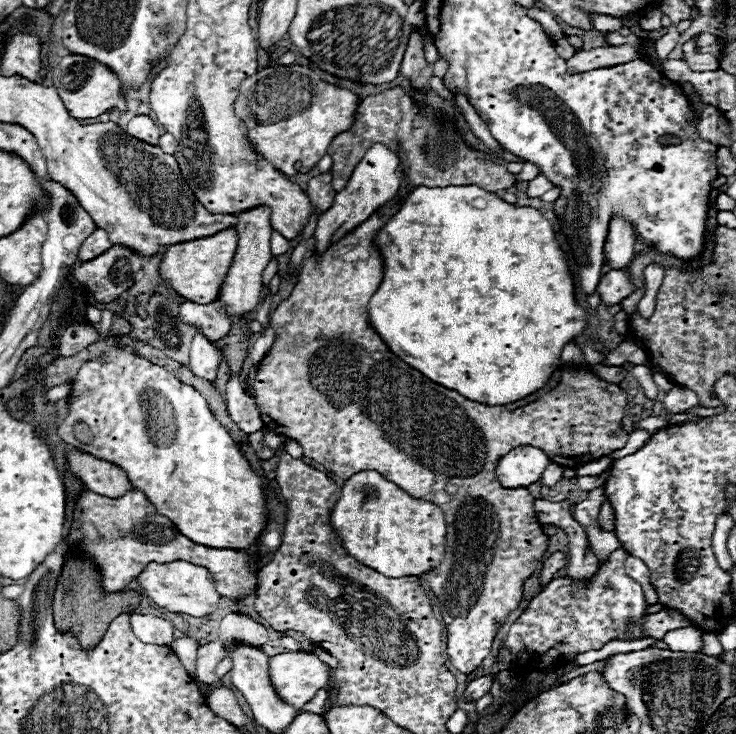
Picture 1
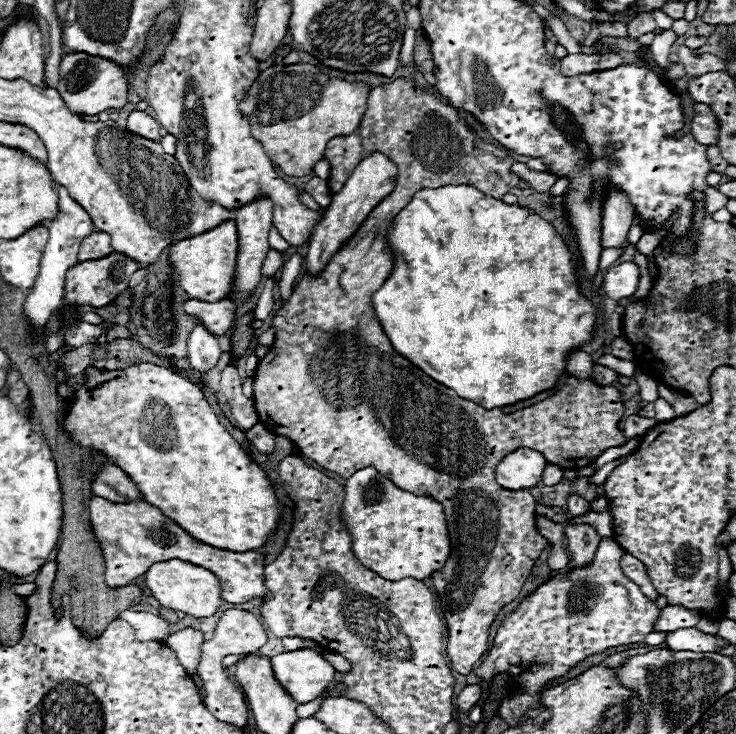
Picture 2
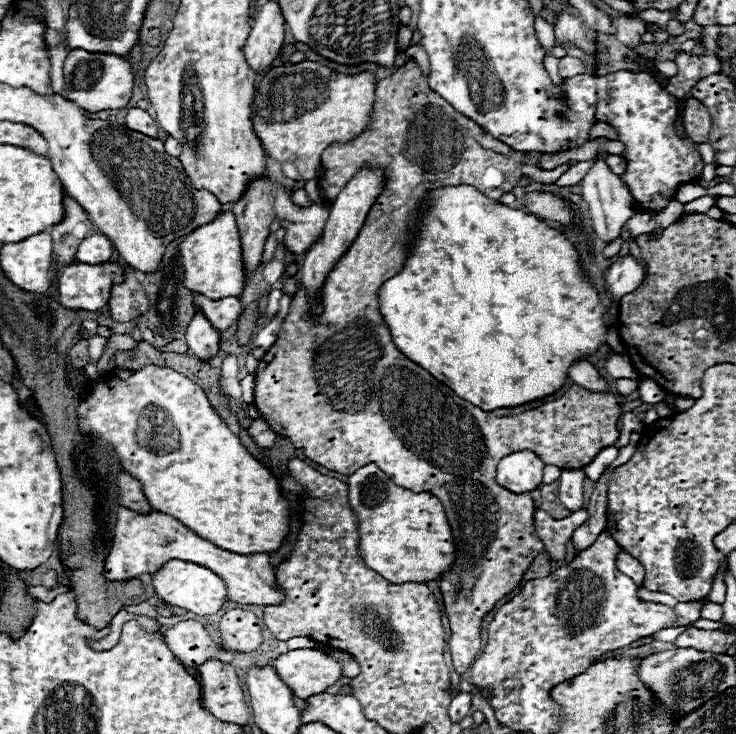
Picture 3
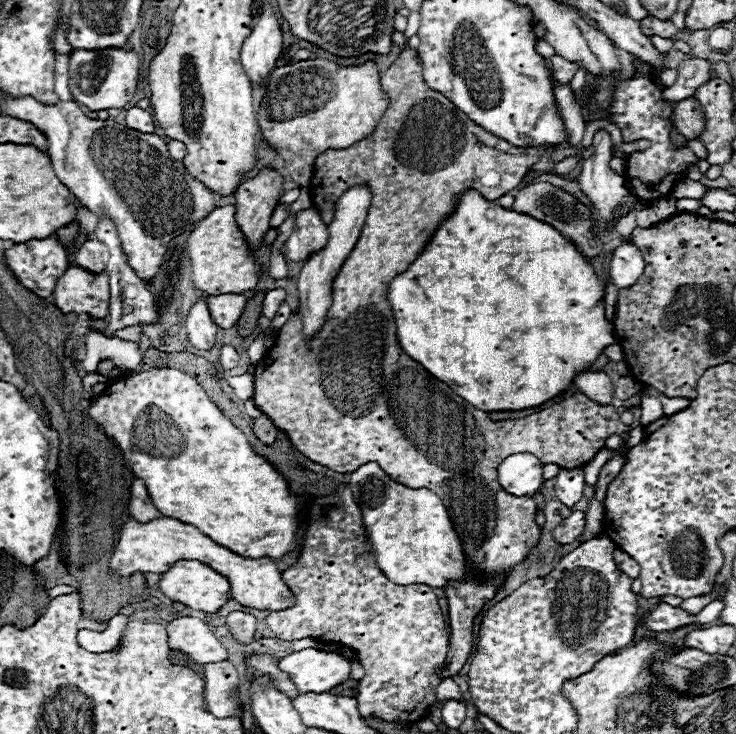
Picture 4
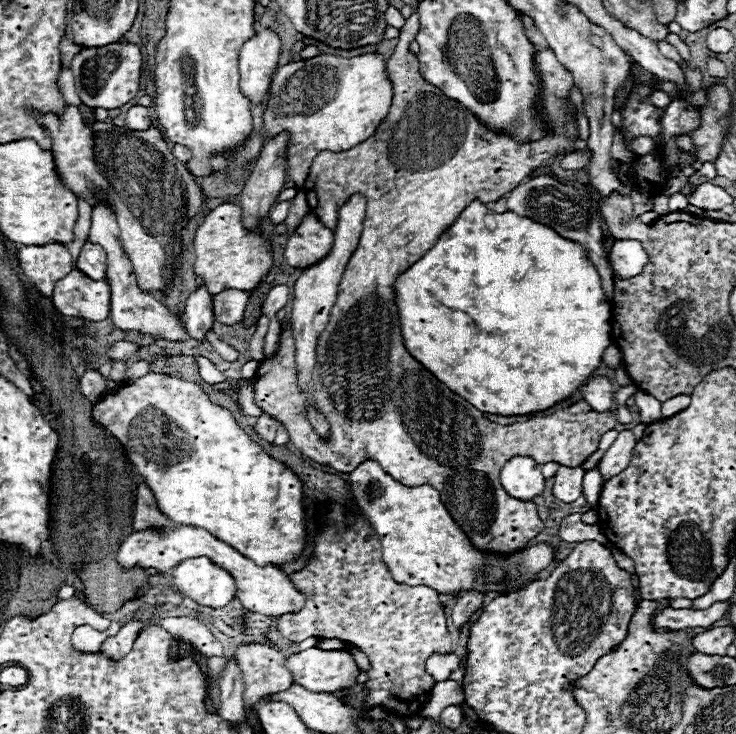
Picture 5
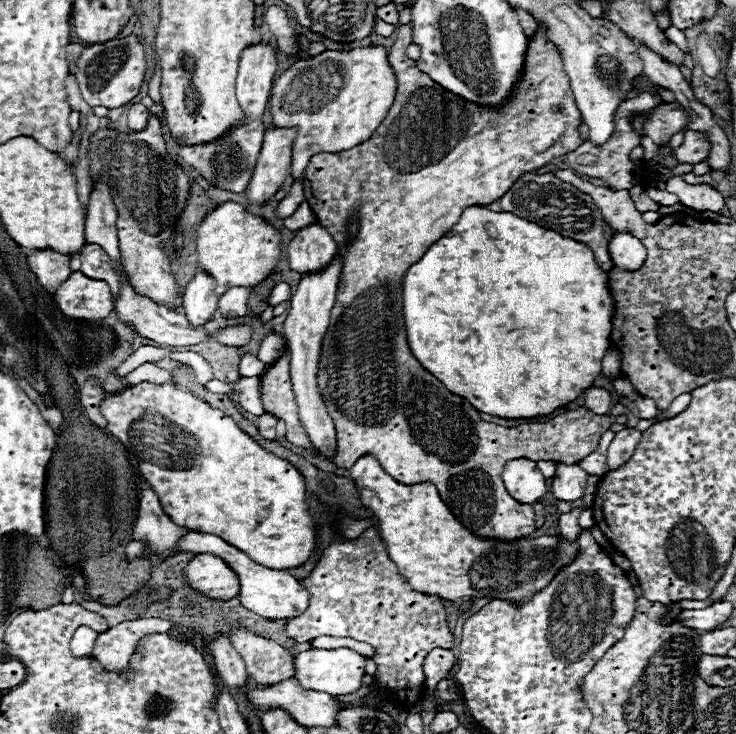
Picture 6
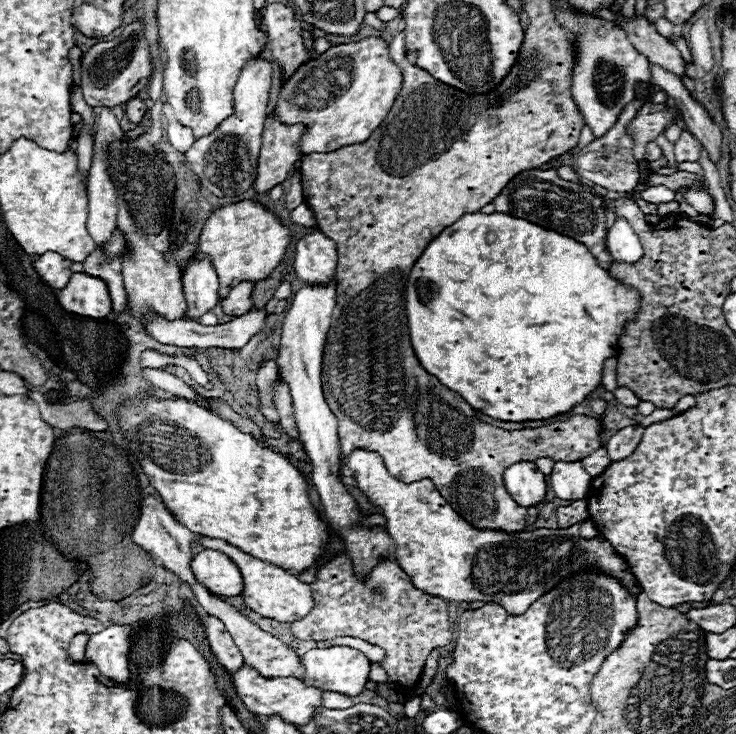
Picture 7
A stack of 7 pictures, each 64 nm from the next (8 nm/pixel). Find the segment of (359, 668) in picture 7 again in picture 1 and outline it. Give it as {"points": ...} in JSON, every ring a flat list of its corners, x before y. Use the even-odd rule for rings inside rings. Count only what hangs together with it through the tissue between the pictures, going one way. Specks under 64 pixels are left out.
{"points":[[304,650,270,658,270,682,276,694,296,710,302,710,328,680,328,666]]}

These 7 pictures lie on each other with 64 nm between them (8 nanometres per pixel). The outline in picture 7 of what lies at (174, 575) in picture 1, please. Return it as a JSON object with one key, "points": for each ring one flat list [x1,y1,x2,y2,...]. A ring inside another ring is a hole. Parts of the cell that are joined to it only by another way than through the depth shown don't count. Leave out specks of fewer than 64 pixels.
{"points":[[202,550,190,562,194,578,216,596,238,596,242,594,242,576,236,564,216,550]]}

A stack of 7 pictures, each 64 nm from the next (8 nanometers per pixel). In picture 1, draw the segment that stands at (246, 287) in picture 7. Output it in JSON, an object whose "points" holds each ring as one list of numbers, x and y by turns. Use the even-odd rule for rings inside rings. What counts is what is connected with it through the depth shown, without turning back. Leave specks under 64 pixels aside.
{"points":[[182,302,180,304,180,320,184,324,196,326,198,330,208,336,208,340,220,342,228,330,230,330,230,318,226,318,222,310,222,302,210,302,210,304,196,304,196,302]]}

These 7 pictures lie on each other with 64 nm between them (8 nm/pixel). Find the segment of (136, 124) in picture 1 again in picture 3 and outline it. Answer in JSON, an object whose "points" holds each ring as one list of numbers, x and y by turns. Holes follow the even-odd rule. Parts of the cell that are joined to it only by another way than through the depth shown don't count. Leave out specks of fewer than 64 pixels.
{"points":[[140,108,128,110,126,126,134,132,144,132,146,136,156,136,158,138,158,124,146,110,140,110]]}

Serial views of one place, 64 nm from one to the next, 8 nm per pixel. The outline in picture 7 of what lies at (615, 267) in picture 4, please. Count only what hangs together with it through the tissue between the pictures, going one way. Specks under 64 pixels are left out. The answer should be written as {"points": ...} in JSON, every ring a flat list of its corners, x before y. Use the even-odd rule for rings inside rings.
{"points":[[618,218,614,226,608,230,606,244,608,244,608,252,612,254,612,260,634,264,644,254,644,248,638,236,634,234,634,230,624,218]]}

